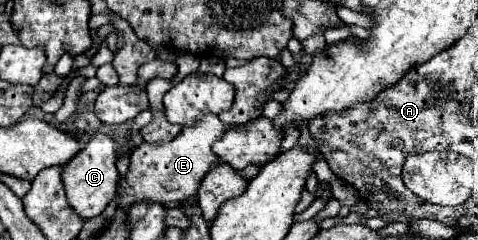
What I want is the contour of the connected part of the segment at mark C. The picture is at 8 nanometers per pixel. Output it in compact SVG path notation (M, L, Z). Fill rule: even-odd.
M97 133L67 163L67 173L63 173L63 183L67 185L67 201L71 201L73 209L83 219L97 217L107 207L107 203L115 197L117 183L119 183L119 171L115 167L117 157L119 157L117 141L113 137L109 137L109 135Z

